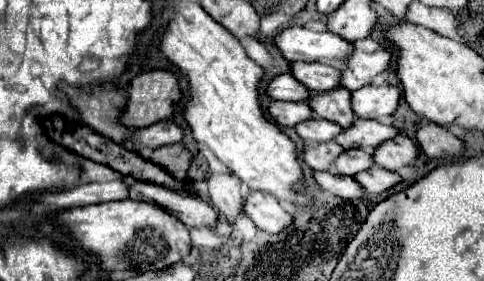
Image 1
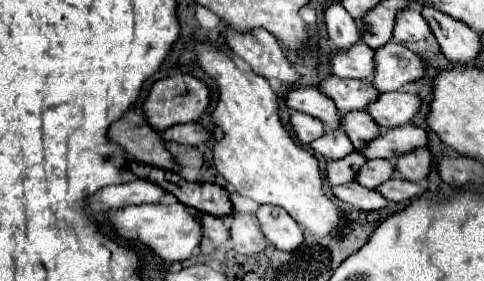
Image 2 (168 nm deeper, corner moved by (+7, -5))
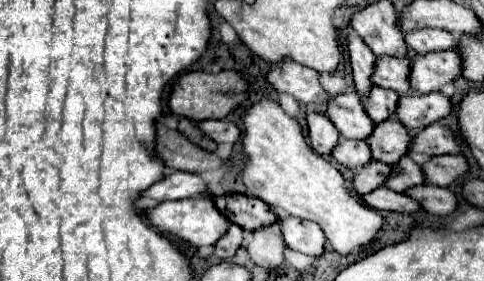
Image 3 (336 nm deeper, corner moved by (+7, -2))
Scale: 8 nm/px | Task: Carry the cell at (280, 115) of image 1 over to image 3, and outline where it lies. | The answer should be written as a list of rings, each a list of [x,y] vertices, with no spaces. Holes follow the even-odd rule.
[[[307,113],[307,125],[309,125],[309,139],[311,147],[319,155],[331,155],[333,147],[339,143],[339,131],[337,127],[319,113]]]

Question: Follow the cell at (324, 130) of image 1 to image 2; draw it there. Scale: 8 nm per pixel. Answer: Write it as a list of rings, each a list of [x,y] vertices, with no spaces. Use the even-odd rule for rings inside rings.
[[[329,130],[321,138],[313,140],[309,146],[313,148],[313,152],[317,152],[319,156],[323,156],[327,160],[329,158],[337,160],[337,158],[343,158],[345,154],[353,152],[353,144],[349,142],[349,138],[343,130]]]

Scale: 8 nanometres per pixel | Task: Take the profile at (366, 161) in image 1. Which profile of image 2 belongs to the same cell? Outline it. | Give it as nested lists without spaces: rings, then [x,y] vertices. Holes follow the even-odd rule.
[[[367,160],[365,166],[357,172],[355,182],[359,182],[365,188],[375,188],[381,182],[389,180],[393,176],[393,166],[389,160]]]

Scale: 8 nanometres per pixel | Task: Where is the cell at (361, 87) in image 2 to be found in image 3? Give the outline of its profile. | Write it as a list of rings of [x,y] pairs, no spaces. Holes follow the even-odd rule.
[[[373,87],[371,93],[369,93],[369,97],[363,101],[363,105],[365,105],[367,115],[375,123],[381,123],[381,121],[385,121],[389,117],[395,117],[397,99],[399,99],[399,95],[395,91],[381,89],[381,87]]]

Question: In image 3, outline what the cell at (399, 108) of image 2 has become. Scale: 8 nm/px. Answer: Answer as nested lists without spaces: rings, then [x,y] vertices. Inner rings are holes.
[[[443,93],[405,95],[405,97],[399,97],[397,119],[409,131],[419,131],[419,129],[447,117],[451,113],[451,109],[453,109],[451,99]]]

